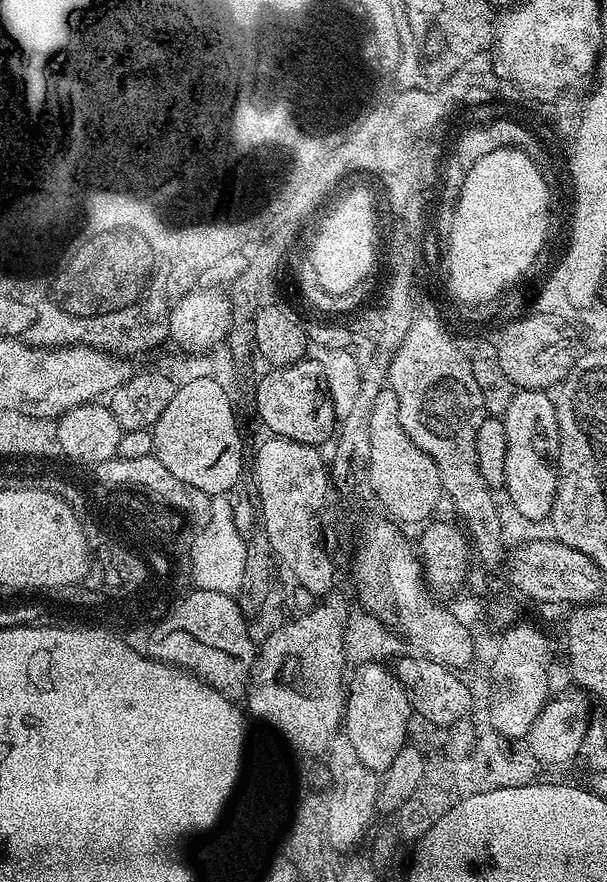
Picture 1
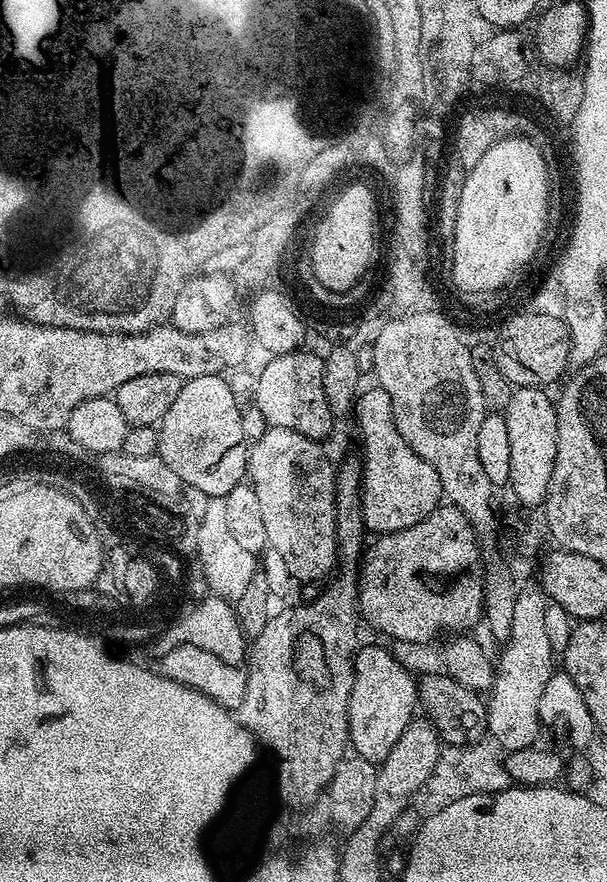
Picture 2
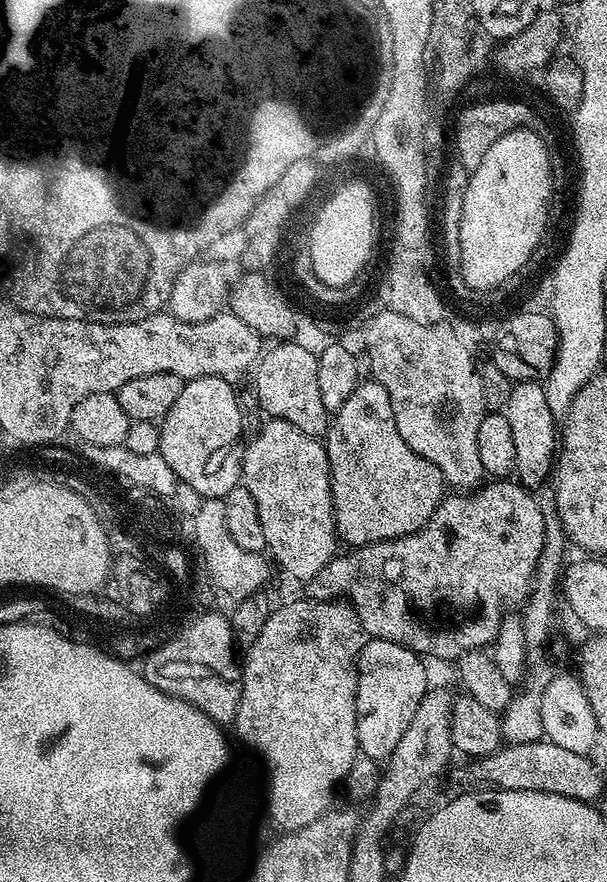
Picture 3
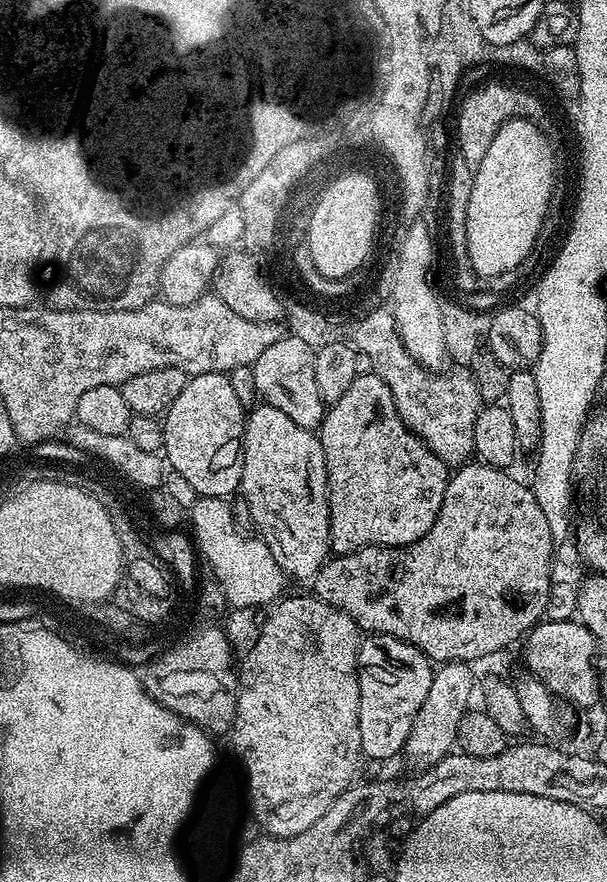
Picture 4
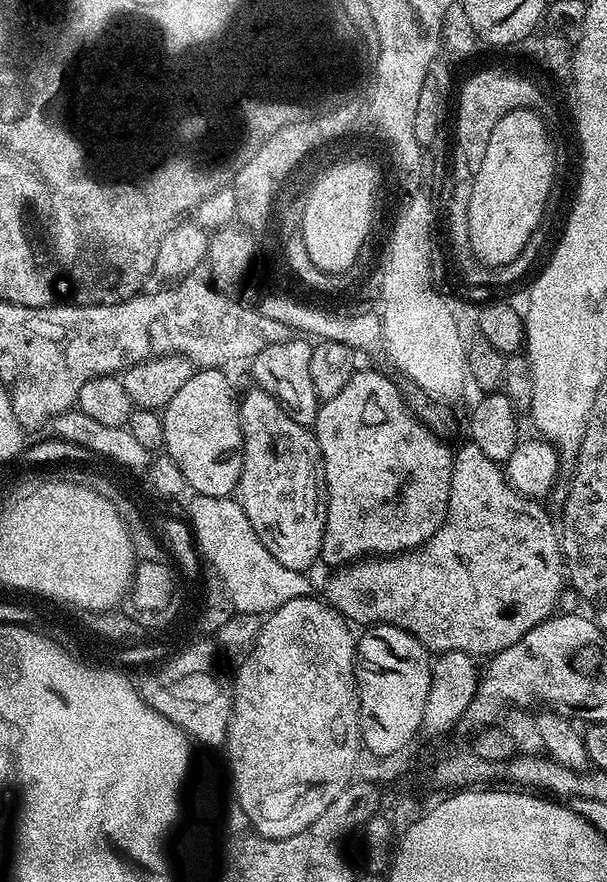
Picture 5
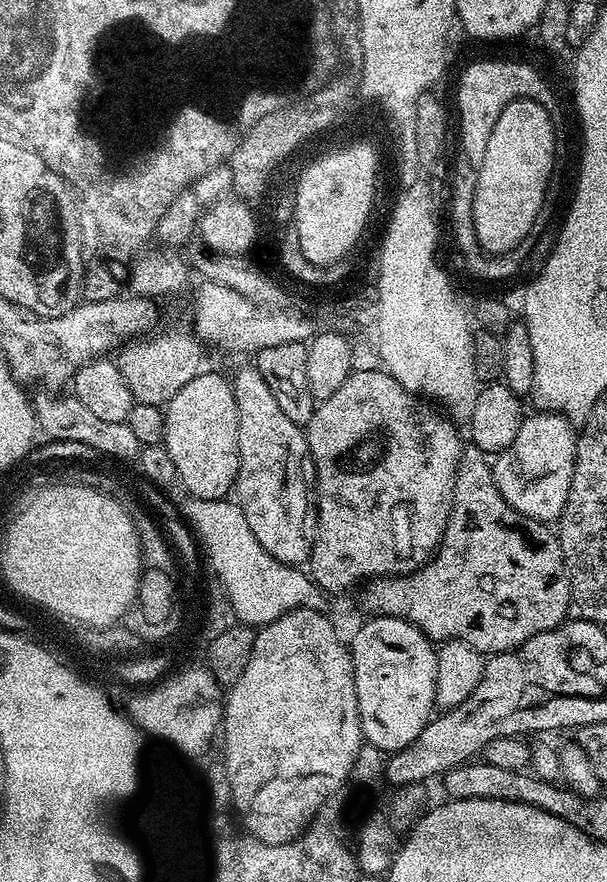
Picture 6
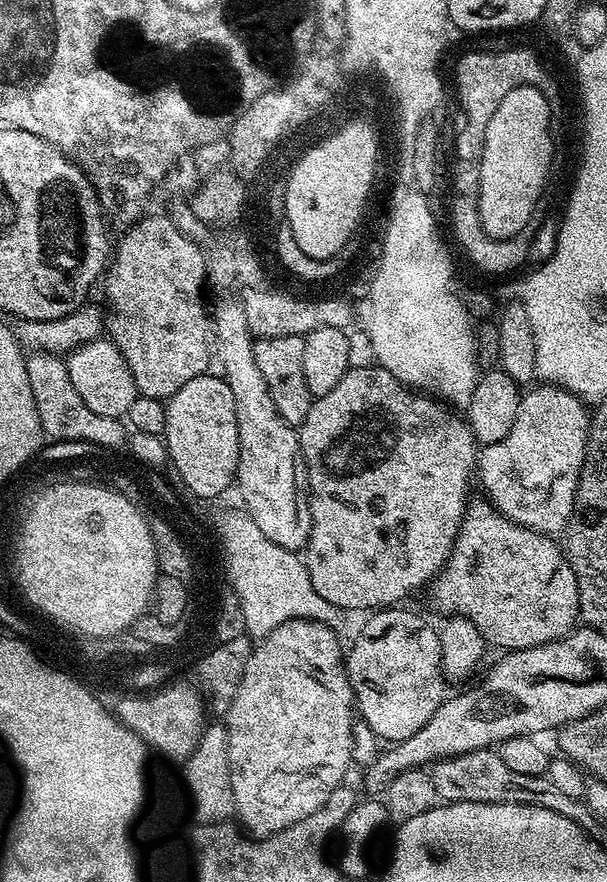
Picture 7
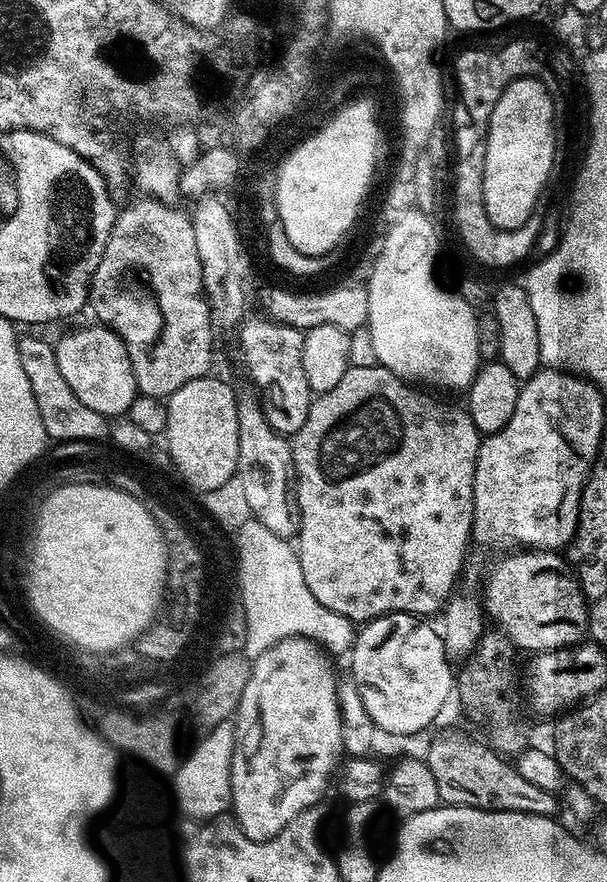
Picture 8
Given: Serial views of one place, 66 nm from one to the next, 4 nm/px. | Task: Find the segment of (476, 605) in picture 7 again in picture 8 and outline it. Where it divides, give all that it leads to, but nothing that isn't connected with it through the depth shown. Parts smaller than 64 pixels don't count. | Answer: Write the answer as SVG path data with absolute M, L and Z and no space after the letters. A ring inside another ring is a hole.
M516 550L501 556L504 557L488 572L484 592L482 588L482 608L487 619L489 616L496 623L493 625L499 626L517 649L524 651L525 648L528 654L553 652L555 648L571 648L589 635L588 603L584 601L580 581L576 579L569 561L559 551Z

